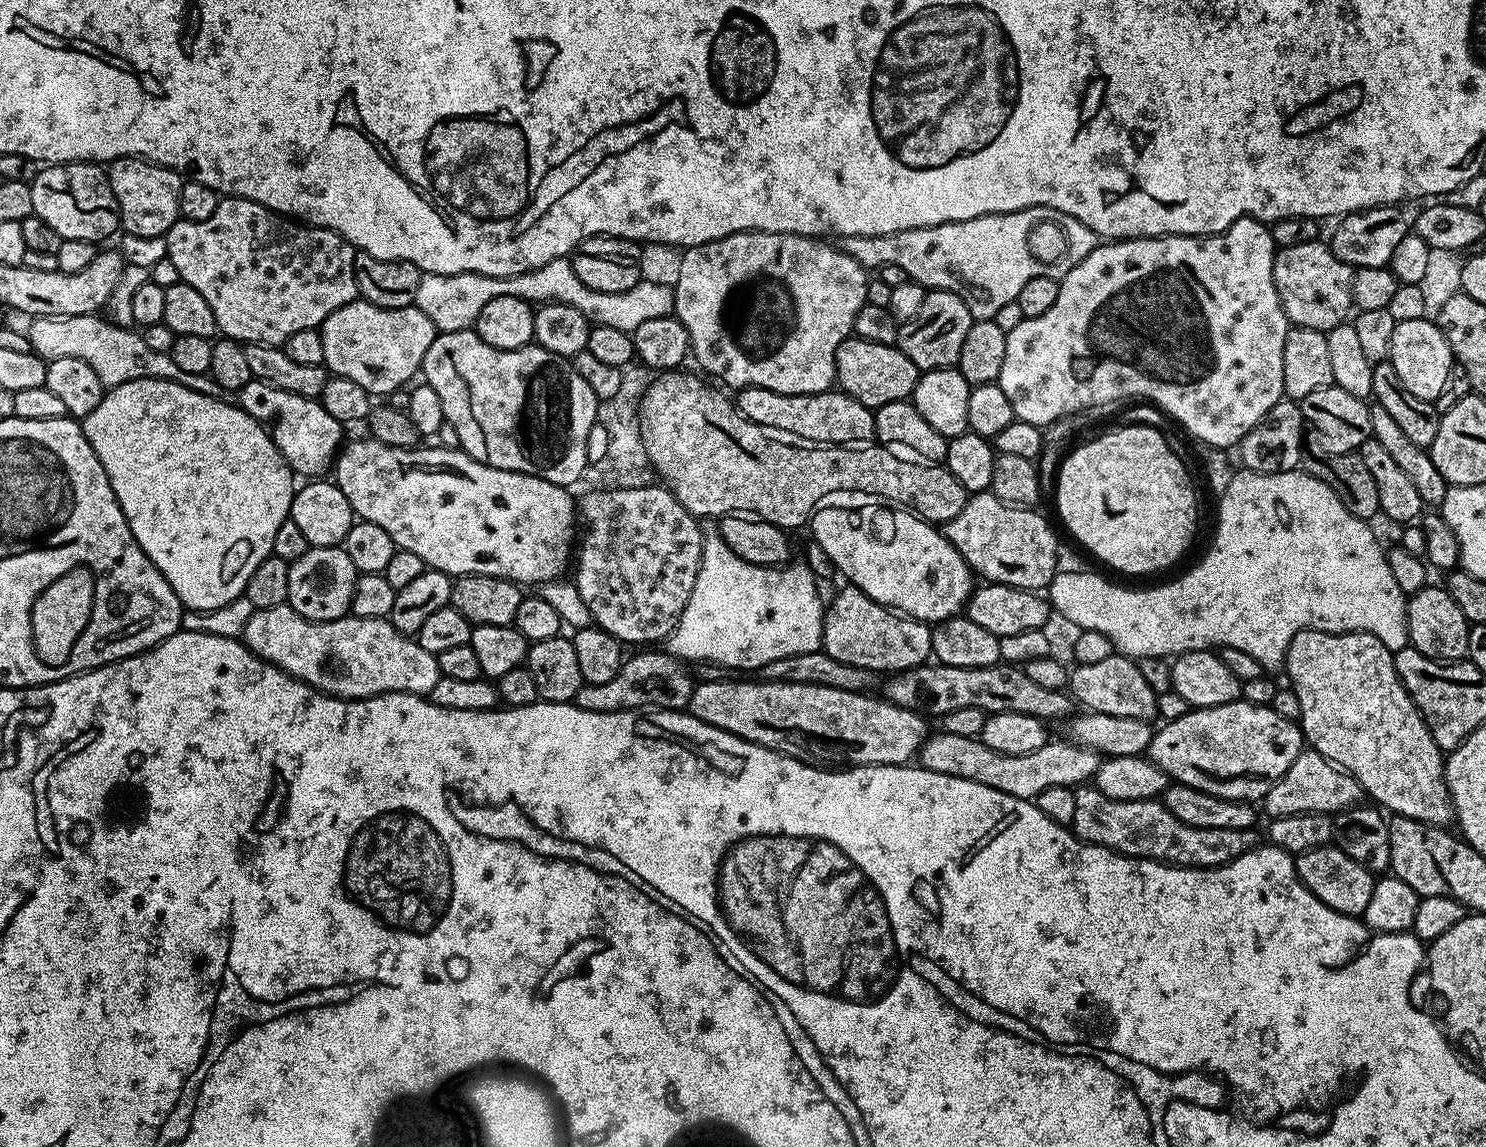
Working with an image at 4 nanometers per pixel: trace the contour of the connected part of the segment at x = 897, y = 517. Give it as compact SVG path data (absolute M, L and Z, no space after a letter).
M868 502L865 508L827 508L821 506L812 513L810 517L810 533L811 539L818 542L818 546L822 546L822 550L826 550L826 554L830 554L830 558L834 562L837 573L842 577L845 576L847 583L853 588L861 588L871 600L883 604L884 607L893 609L903 615L911 616L914 620L923 620L929 625L935 626L942 620L948 620L951 616L959 616L965 611L968 598L974 591L974 573L968 567L968 563L962 558L962 554L958 554L958 550L954 550L954 546L944 537L943 531L935 523L927 520L921 520L915 512L905 510L899 506L880 506L884 508L875 508L875 503Z

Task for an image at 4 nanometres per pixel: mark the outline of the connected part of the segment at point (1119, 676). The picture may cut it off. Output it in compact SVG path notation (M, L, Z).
M1113 654L1102 662L1090 665L1076 664L1071 669L1067 691L1081 709L1089 713L1116 715L1118 718L1138 718L1149 722L1157 719L1157 693L1150 690L1150 682L1142 678L1142 670L1135 659Z

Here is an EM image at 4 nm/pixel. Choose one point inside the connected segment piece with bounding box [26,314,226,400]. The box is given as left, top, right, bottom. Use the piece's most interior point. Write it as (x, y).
(117, 355)

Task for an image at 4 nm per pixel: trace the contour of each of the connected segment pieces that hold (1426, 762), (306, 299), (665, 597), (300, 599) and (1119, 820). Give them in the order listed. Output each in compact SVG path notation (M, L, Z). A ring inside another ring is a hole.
M1302 630L1298 634L1294 634L1294 638L1290 642L1287 652L1284 654L1283 671L1288 671L1287 683L1290 685L1292 692L1298 698L1298 706L1300 707L1299 725L1300 730L1304 734L1307 747L1311 751L1322 754L1331 764L1338 768L1343 768L1345 772L1350 773L1361 786L1364 787L1365 793L1369 797L1373 796L1375 803L1381 809L1387 810L1389 813L1397 816L1405 816L1406 818L1414 818L1423 824L1434 824L1437 826L1448 826L1453 823L1454 813L1452 810L1452 799L1448 793L1446 786L1446 778L1444 777L1445 753L1441 752L1440 747L1434 742L1434 738L1430 734L1430 730L1426 726L1424 719L1420 717L1420 712L1416 709L1416 704L1408 696L1407 690L1402 686L1402 682L1396 673L1396 667L1392 661L1393 652L1382 643L1378 638L1374 638L1365 632L1319 632L1318 630Z
M240 196L221 199L218 210L214 210L214 214L202 222L194 222L193 220L183 218L177 220L176 225L166 234L167 240L167 259L172 260L174 266L178 266L178 274L181 281L194 286L194 290L198 290L198 294L202 294L202 298L206 298L210 310L214 310L217 329L230 340L238 340L244 344L283 346L290 338L290 334L298 334L298 330L319 328L326 318L330 318L330 314L334 314L334 310L352 303L358 296L356 275L354 274L357 249L353 248L351 242L346 237L339 236L339 234L329 228L318 228L309 226L303 222L297 222L292 218L282 218L279 212L272 212L269 208L262 206L258 202L244 200Z
M605 487L600 490L604 492L588 492L578 500L583 532L578 540L578 555L574 560L576 589L582 602L586 602L595 627L606 630L628 646L652 646L655 640L667 641L675 632L682 618L682 610L686 610L690 590L694 590L694 578L698 578L702 562L706 532L700 529L701 521L688 512L686 506L682 506L682 502L678 502L678 498L667 487L656 487Z
M309 547L308 552L302 554L302 558L289 563L288 569L290 570L288 604L294 610L298 610L302 618L330 622L341 620L343 616L351 613L358 573L354 562L350 562L350 554L346 554L343 547Z
M1080 786L1074 791L1074 818L1070 825L1079 840L1085 844L1097 844L1109 848L1112 852L1121 852L1123 856L1136 856L1139 860L1159 860L1161 864L1178 864L1181 868L1217 868L1242 854L1257 847L1256 832L1246 830L1210 830L1198 826L1186 826L1186 822L1178 822L1170 810L1159 799L1139 800L1138 802L1118 802L1114 798L1106 798L1094 786Z

